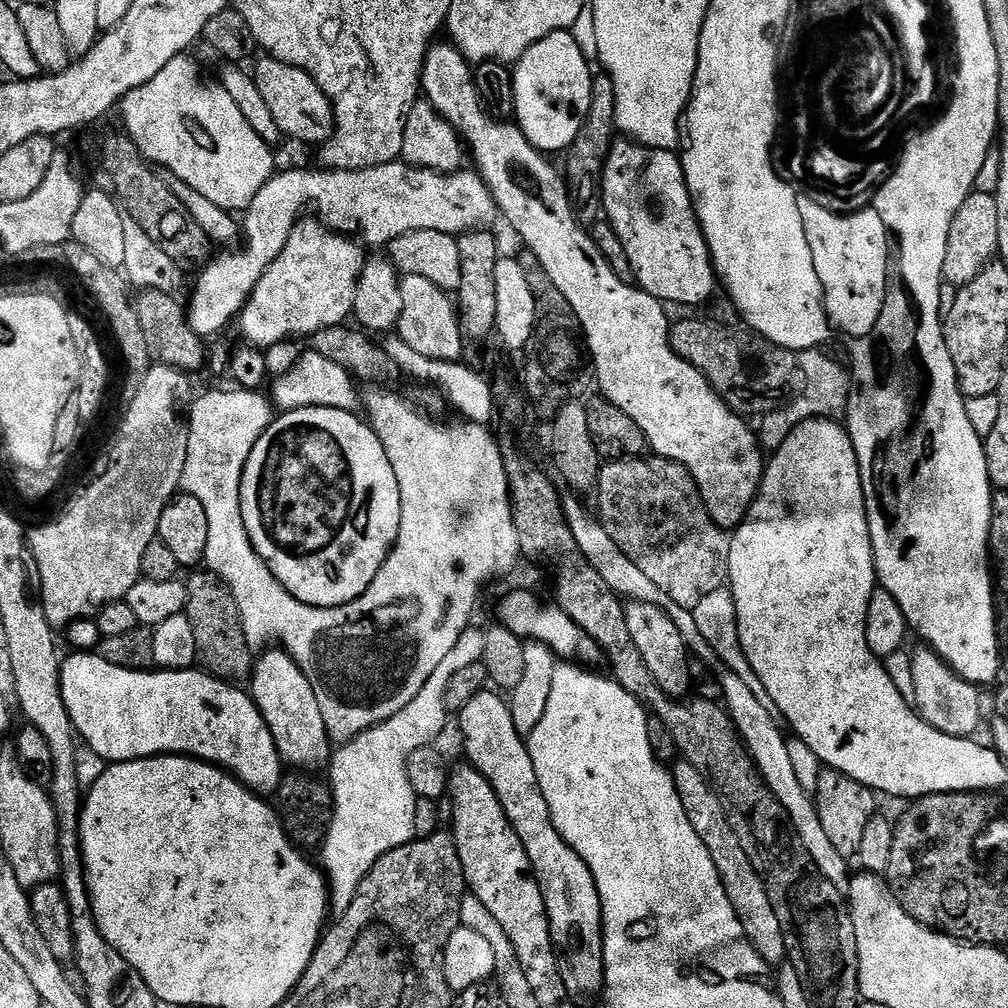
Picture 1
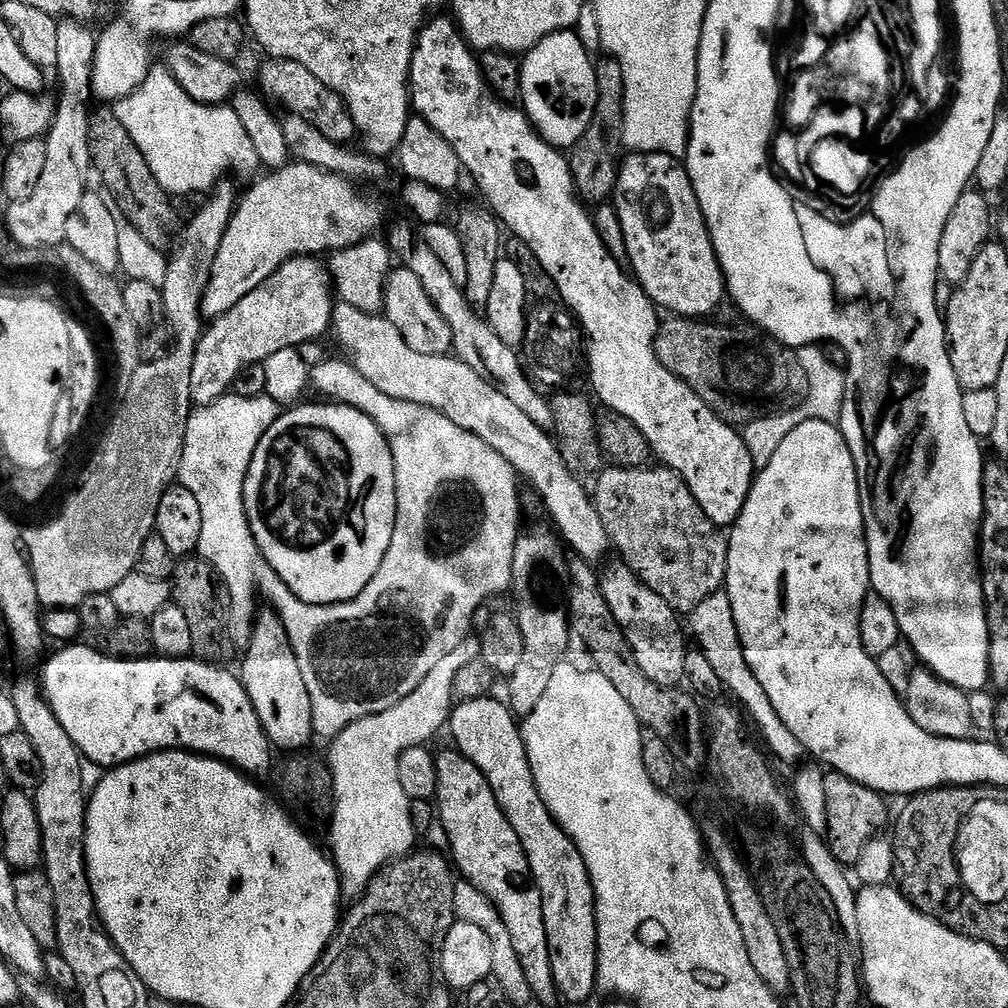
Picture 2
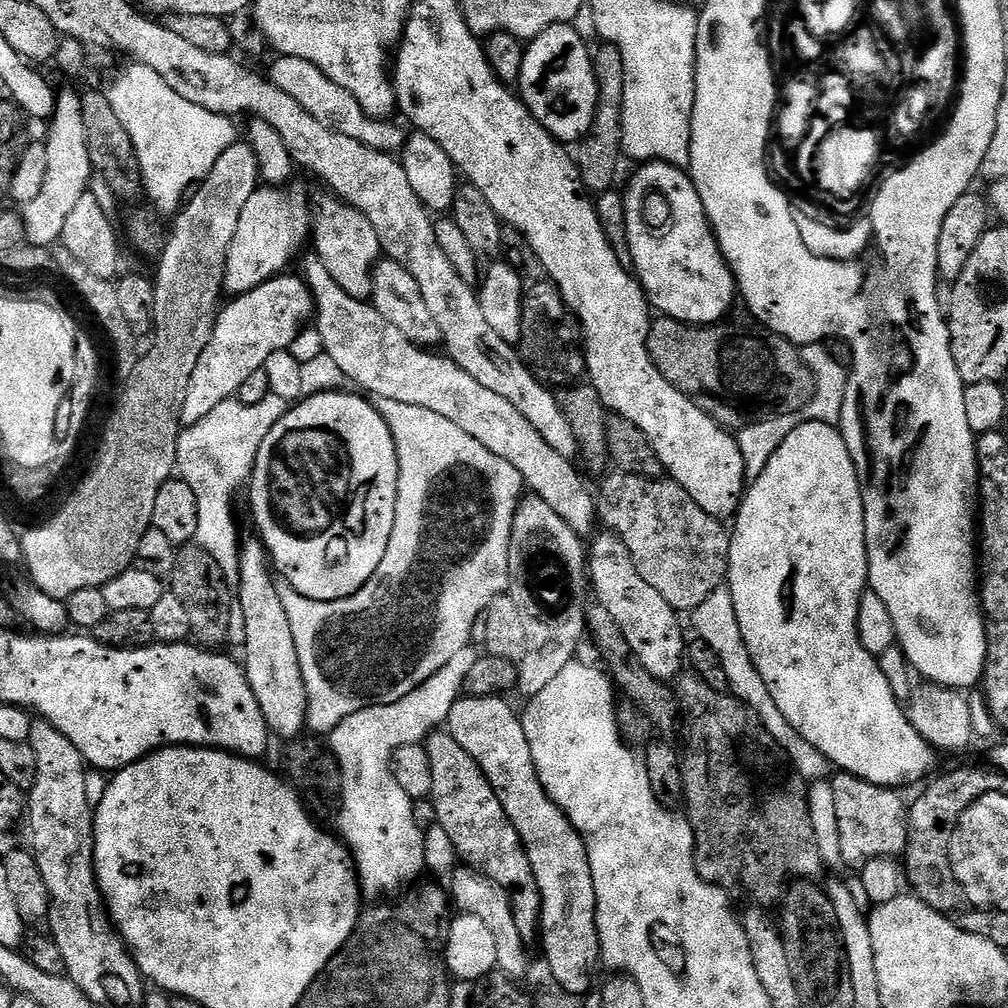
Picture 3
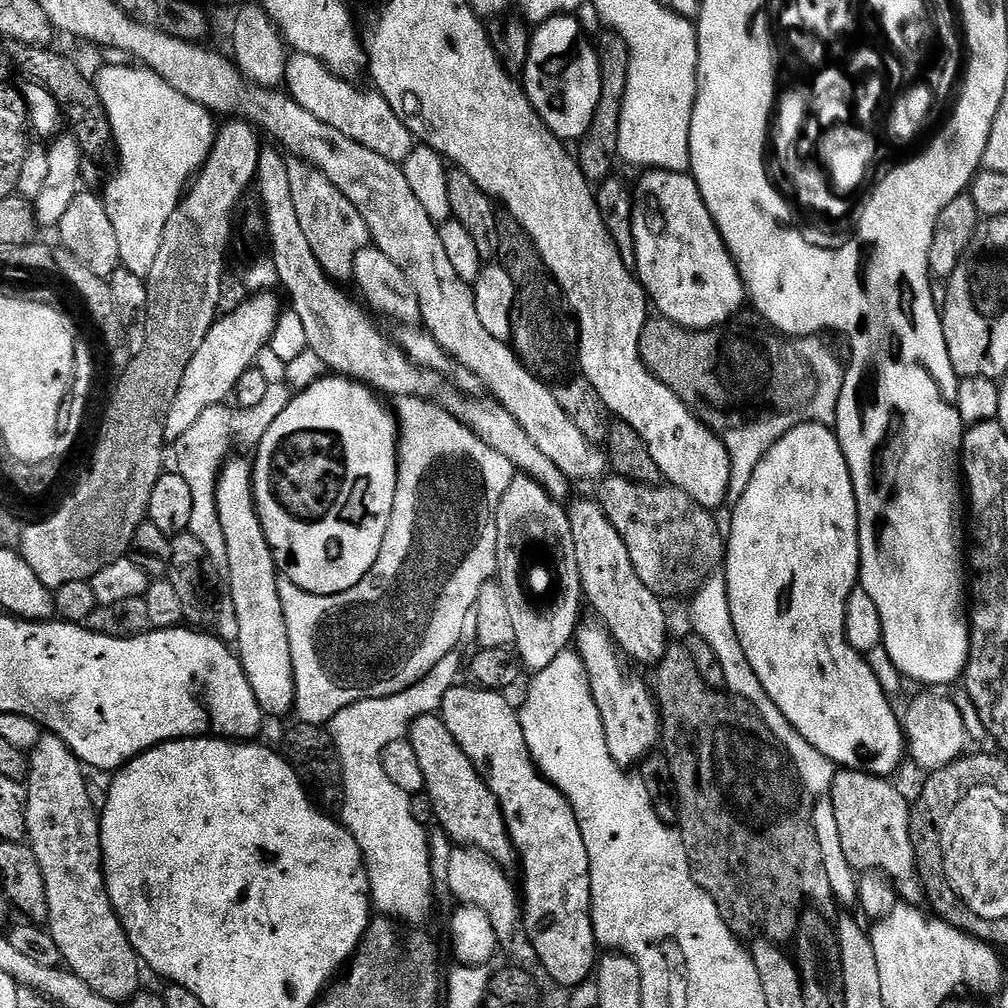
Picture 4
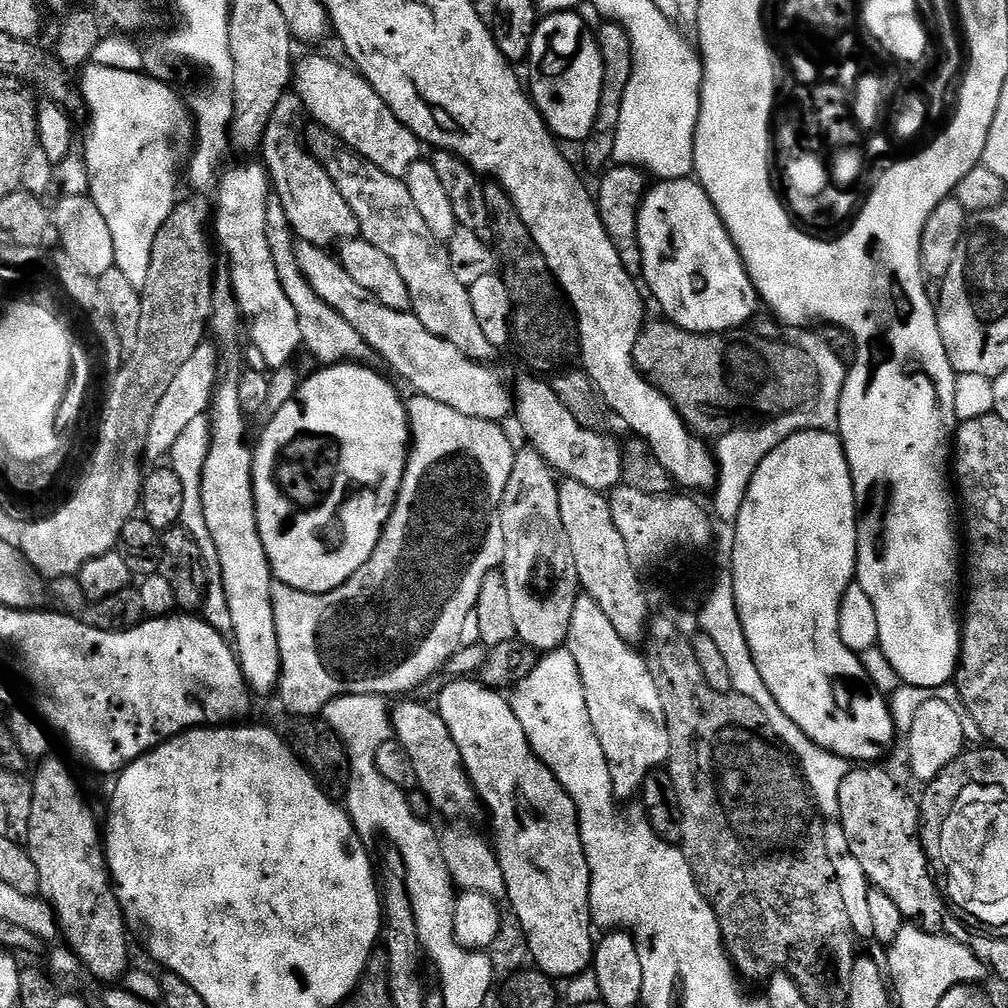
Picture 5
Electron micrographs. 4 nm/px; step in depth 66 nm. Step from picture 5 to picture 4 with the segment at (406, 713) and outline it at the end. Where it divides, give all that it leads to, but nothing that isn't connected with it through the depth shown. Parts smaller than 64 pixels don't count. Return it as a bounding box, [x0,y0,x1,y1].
[406,714,518,869]

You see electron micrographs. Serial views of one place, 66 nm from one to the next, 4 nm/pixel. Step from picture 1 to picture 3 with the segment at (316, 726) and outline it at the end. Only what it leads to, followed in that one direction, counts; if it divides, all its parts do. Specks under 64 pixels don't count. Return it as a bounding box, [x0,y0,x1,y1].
[238,543,308,738]

